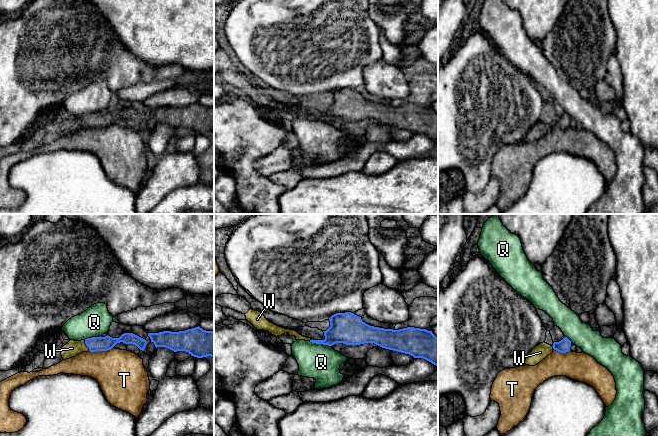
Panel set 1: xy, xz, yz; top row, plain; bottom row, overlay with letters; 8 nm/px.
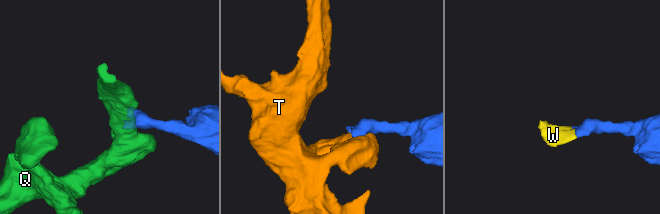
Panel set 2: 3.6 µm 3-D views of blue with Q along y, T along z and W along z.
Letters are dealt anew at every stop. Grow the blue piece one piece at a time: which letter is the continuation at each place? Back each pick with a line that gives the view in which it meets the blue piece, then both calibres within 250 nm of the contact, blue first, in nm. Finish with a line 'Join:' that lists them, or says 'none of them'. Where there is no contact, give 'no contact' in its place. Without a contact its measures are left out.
W: meets blue in xy; 120 nm thick on the blue side, 120 nm on the other
Join: W

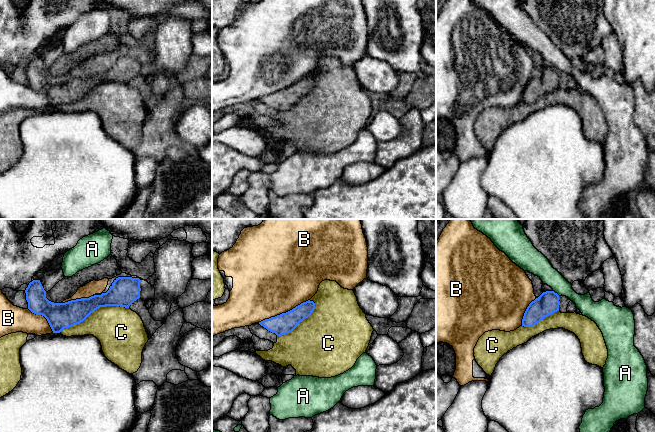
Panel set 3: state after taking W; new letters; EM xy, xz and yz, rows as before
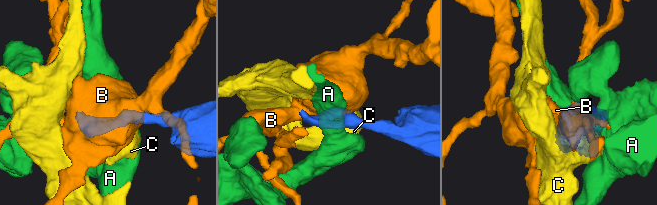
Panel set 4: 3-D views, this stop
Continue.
Join: none of them

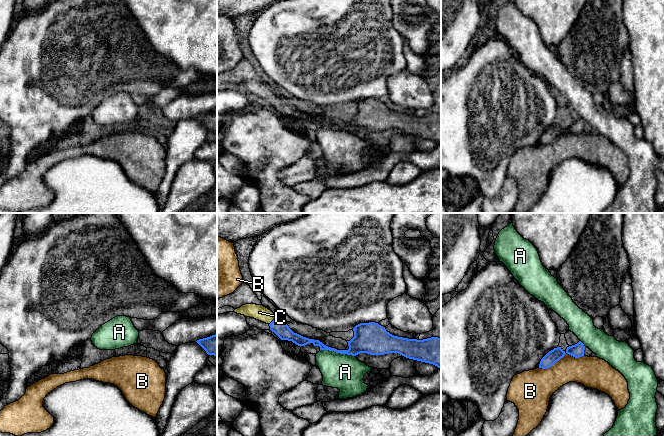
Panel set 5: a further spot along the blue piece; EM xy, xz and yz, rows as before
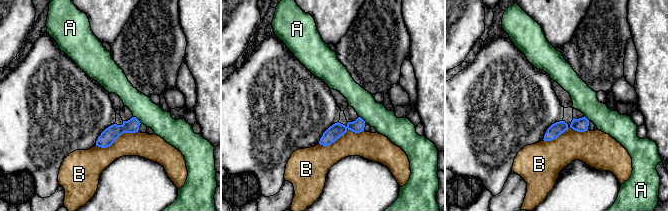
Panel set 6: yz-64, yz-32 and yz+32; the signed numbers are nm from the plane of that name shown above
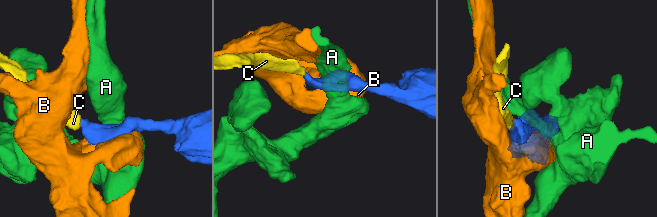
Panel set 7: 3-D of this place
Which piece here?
C: meets blue in xz; 120 nm thick on the blue side, 120 nm on the other
Join: C

